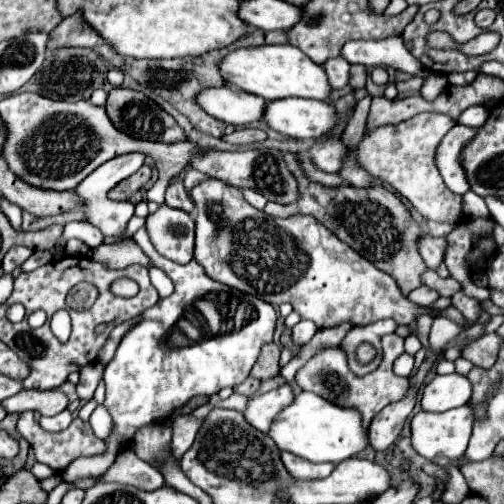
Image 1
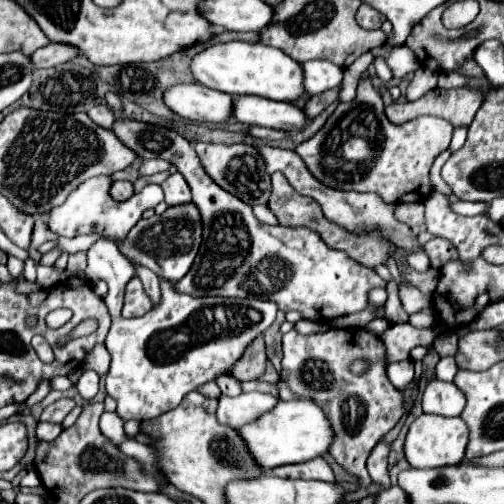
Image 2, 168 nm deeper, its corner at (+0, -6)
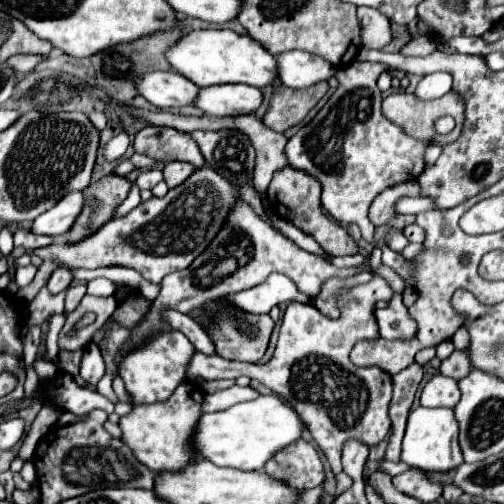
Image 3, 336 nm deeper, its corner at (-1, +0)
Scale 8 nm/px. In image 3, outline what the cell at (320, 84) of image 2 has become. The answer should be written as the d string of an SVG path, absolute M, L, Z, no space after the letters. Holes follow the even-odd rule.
M288 50L274 58L280 82L290 88L308 88L334 76L334 68L328 62L322 62L322 58L306 54L304 50Z

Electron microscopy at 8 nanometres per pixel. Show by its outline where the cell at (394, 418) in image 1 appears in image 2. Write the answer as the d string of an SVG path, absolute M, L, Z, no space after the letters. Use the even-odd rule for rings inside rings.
M381 440L373 450L367 460L367 470L373 482L383 484L383 488L389 488L389 472L387 472L387 458L389 458L391 444Z

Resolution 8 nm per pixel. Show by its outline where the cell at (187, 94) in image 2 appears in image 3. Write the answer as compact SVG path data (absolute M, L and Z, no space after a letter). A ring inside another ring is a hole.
M150 70L136 78L134 86L142 98L158 108L188 106L190 98L198 94L198 88L190 84L188 78L182 78L170 70Z

